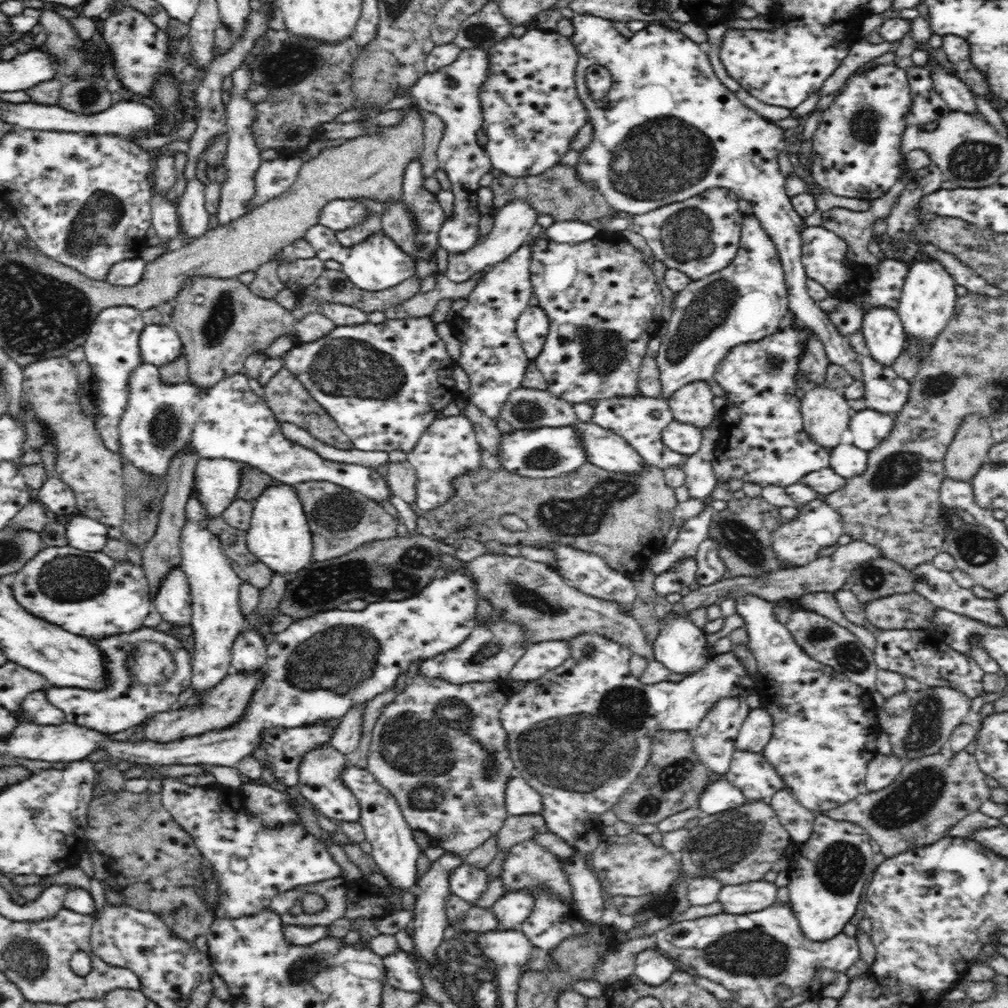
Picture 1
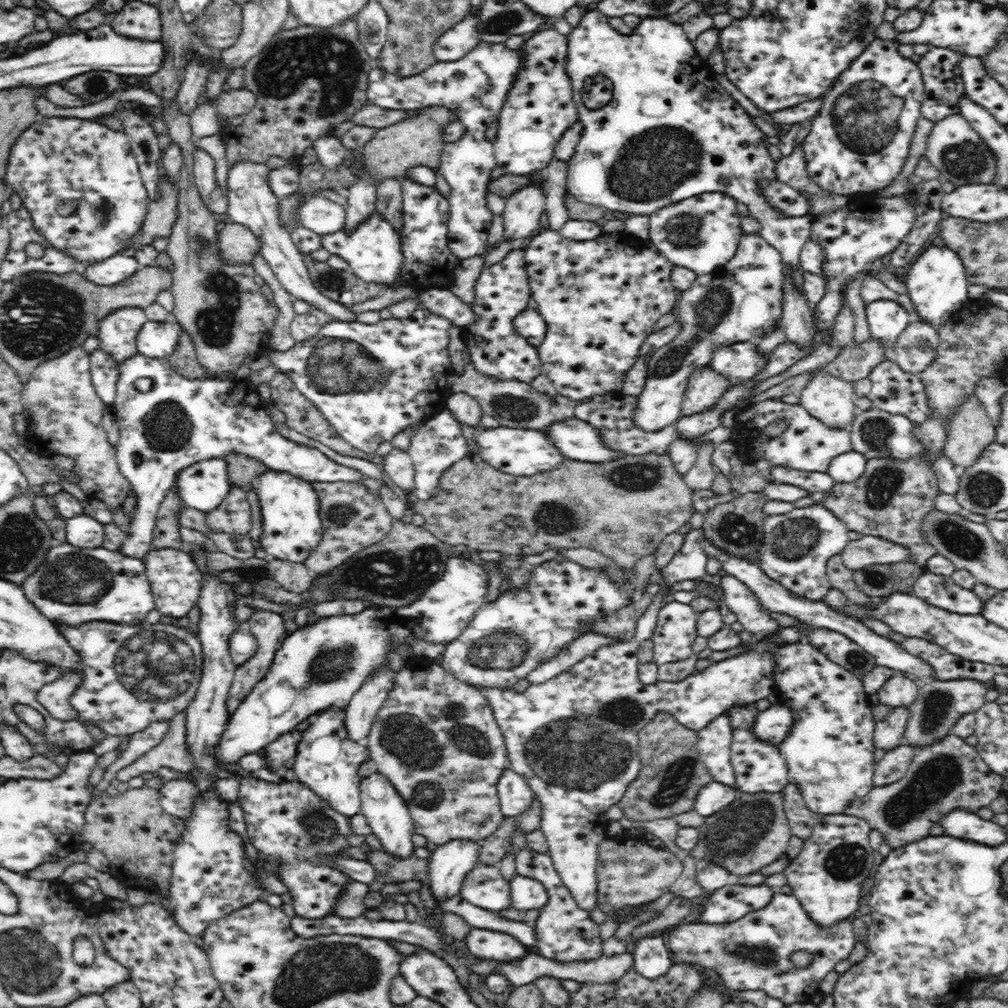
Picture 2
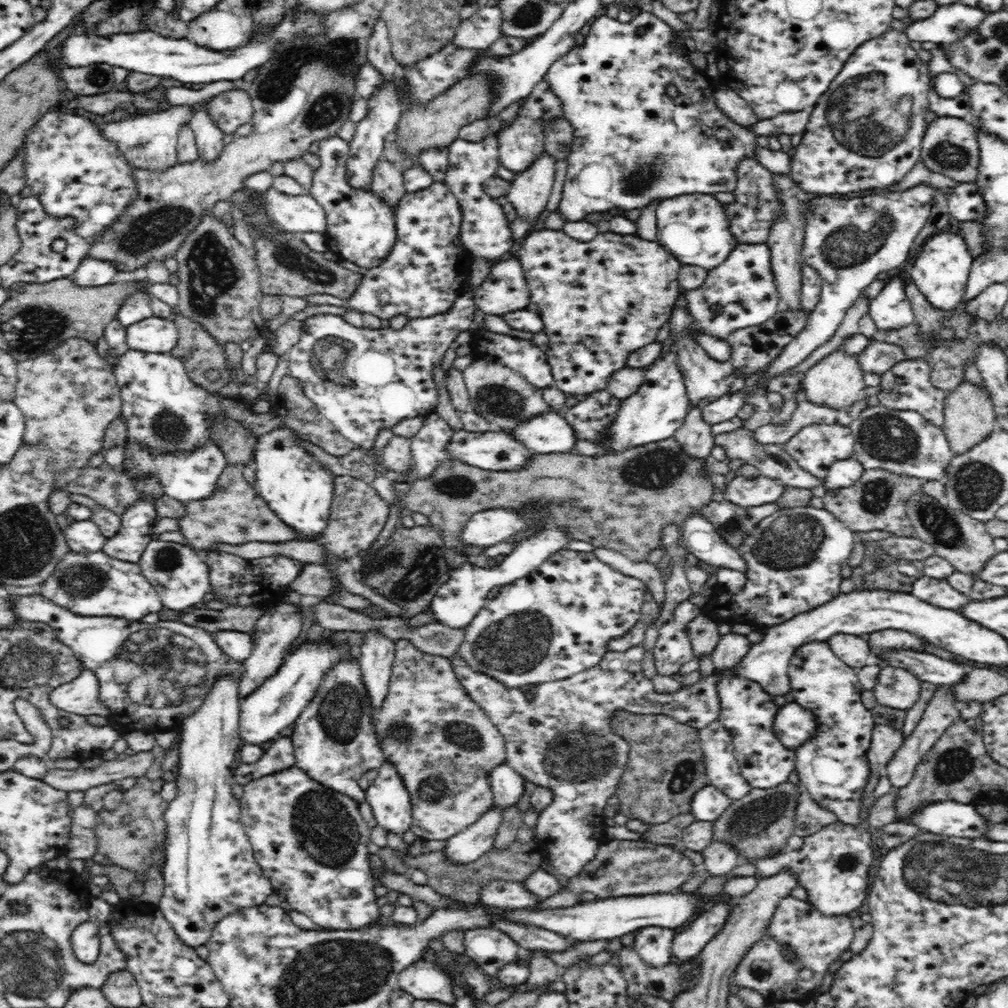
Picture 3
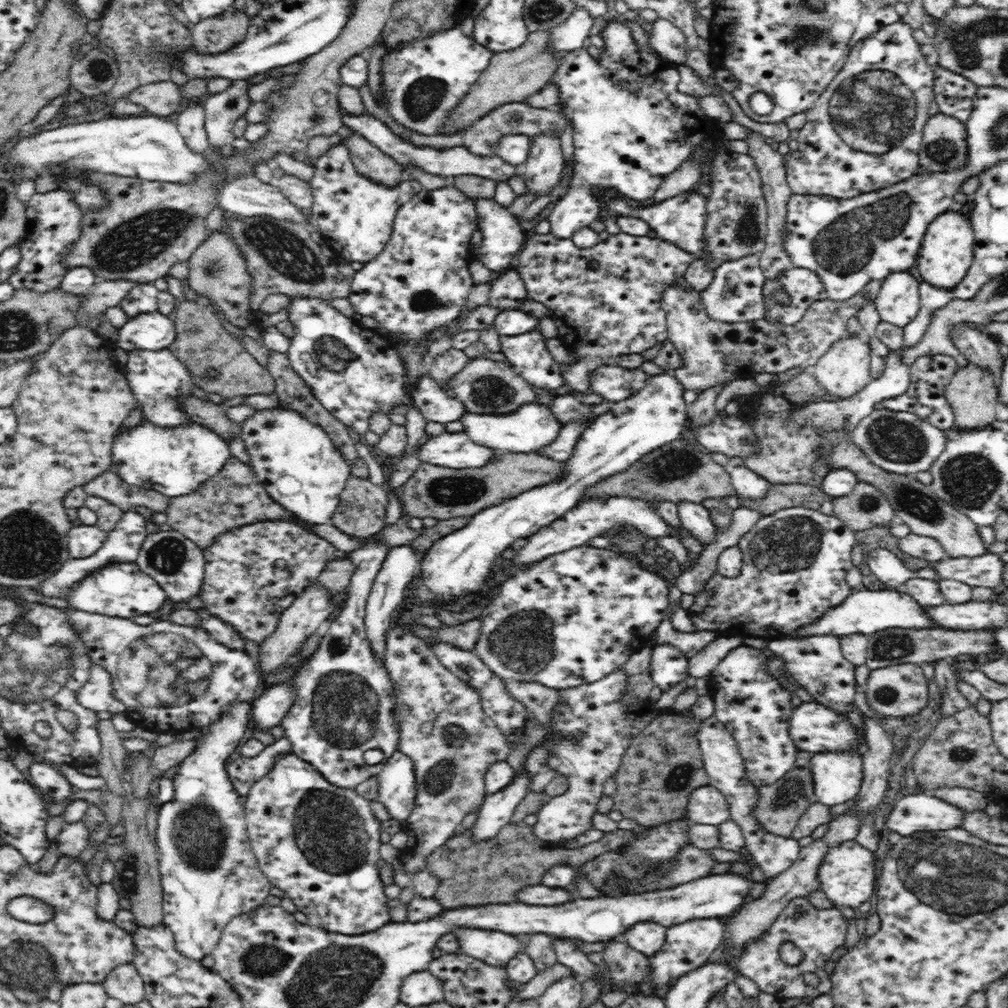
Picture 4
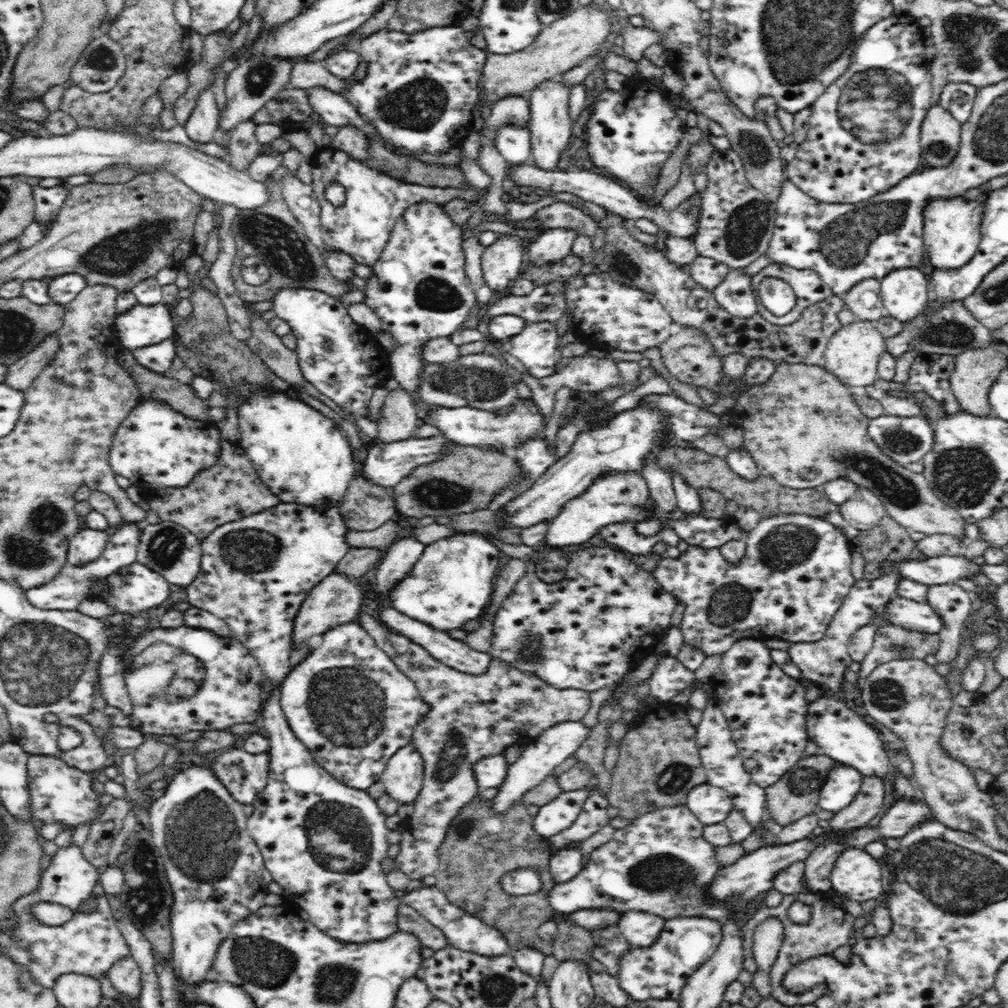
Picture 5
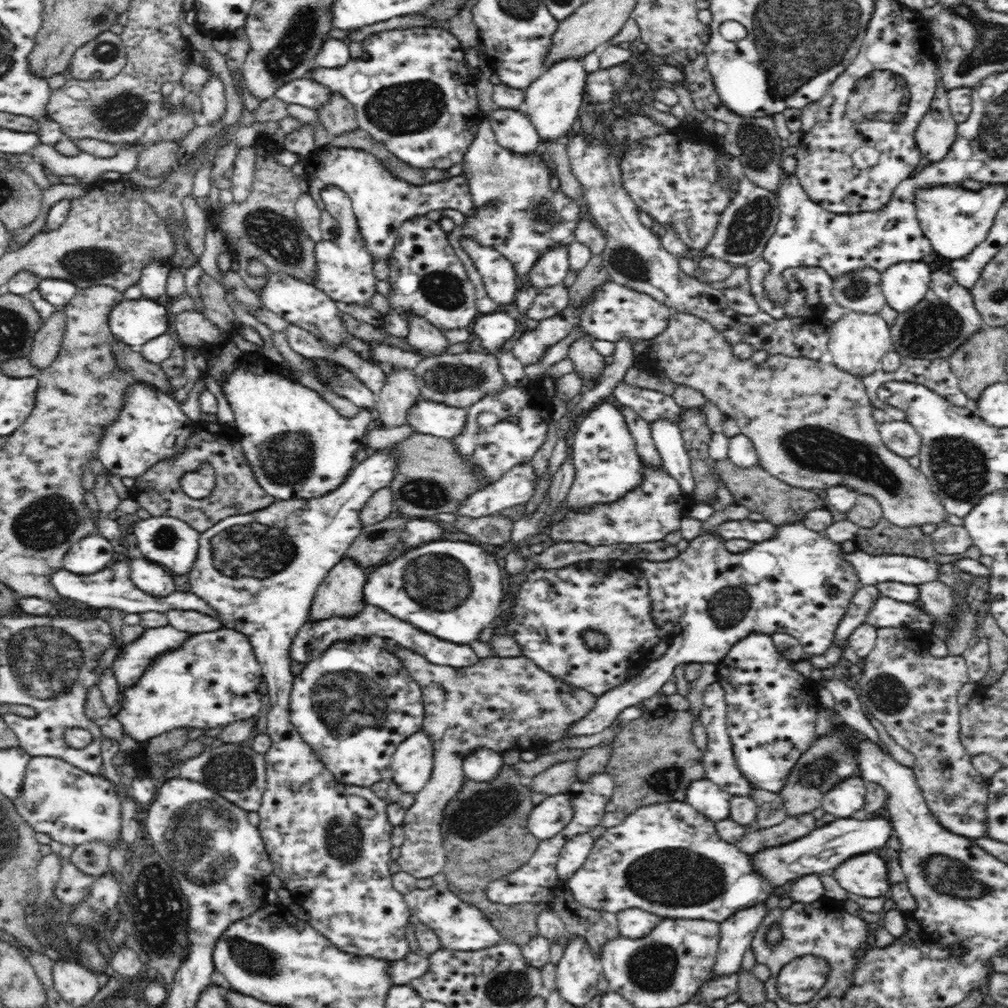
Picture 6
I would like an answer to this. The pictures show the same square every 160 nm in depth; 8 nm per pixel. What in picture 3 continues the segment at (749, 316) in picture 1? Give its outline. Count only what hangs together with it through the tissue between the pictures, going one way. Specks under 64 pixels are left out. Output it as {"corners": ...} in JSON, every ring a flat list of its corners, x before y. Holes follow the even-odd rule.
{"corners":[[766,243,738,244,728,258,708,272,702,286,684,292,690,316,711,337,726,340,734,330,753,327,770,320,778,311,781,298,770,267],[674,349,658,357,645,370,643,386,628,398,621,400,614,422,608,424,608,430,604,432,604,445,608,447,608,452,604,452,604,455,666,440,680,428,691,408,691,402,677,358,678,353]]}

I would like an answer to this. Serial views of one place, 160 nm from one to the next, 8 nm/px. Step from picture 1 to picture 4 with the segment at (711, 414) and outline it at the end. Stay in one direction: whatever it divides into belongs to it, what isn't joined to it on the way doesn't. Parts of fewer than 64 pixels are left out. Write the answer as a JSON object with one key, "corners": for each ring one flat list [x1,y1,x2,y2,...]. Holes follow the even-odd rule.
{"corners":[[676,284,668,286,662,292,661,307,664,309,667,318,667,333,669,341,676,347,680,355,681,367,671,373,681,383,685,390,695,390,697,393,702,390,710,389,717,385,726,385,738,379,754,379,760,372,781,373,789,368,798,367,810,370,816,361,830,350,830,346,846,336,846,322,857,316,858,310,868,304,868,299,862,293,855,294,848,300,838,301,817,300,808,306,804,316,791,325,776,321,766,321,766,319,754,322,718,322,712,320,701,304,700,293,698,290,684,289]]}

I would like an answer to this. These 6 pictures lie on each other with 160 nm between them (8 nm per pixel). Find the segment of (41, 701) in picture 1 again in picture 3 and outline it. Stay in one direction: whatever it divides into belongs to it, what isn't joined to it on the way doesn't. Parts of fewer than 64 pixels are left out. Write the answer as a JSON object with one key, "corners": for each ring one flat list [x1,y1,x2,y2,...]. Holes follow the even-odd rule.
{"corners":[[82,669,73,681,61,684,50,691,50,702,71,716,98,715,108,718,109,708,98,700,98,677,90,669]]}

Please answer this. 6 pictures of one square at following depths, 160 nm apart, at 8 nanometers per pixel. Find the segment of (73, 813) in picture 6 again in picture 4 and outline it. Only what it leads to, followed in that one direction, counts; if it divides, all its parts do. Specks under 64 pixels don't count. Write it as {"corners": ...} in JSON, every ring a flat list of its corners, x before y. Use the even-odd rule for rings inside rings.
{"corners":[[35,760,35,763,30,766,29,772,34,786,38,786,52,802,66,800,73,793,74,786,65,779,66,776,55,765,43,760]]}

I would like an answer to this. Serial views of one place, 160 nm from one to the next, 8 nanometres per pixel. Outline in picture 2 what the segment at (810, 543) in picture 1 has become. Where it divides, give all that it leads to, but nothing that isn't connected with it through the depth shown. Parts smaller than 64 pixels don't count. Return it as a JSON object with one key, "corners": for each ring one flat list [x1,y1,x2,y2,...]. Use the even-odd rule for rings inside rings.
{"corners":[[818,504,794,507,786,514,767,515,762,544,758,548,758,566,769,578,797,596,822,601,832,589,832,584,828,583,826,561,844,550,850,541,848,531,831,510]]}

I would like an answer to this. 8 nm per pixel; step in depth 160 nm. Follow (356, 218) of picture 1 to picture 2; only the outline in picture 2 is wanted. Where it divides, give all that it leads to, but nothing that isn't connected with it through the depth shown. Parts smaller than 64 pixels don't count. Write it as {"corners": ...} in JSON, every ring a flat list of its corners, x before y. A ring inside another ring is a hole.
{"corners":[[308,194,294,210,297,226,316,232,320,236,334,234,345,226,346,209,318,194]]}

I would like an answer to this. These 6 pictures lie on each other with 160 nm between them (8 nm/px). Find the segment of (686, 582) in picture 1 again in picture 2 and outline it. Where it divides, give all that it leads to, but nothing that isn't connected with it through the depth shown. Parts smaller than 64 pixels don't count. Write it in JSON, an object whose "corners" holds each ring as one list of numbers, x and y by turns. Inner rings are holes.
{"corners":[[658,592,654,596,651,605,646,614,640,617,637,621,637,628,635,629,635,635,630,638,630,641,622,642,618,644,610,644,610,646,602,646,598,648,596,652,592,652,590,656,586,656,581,662,578,662,575,666,572,666,570,669,565,670,551,678,542,682,542,684,531,684,524,690,524,692,515,692,514,688,512,689,501,689,501,688,481,688,480,689,490,705,492,705,493,716,495,717,496,723,500,726,502,734,504,735,505,747,507,748,507,755,510,759,511,769,523,776,528,783,528,786,533,790,535,798,540,801,542,814,540,829,542,830,549,847,548,854,551,856,553,861,553,866,556,872,560,875,561,881,564,883,564,886,570,890,576,904,587,910,589,913,591,910,594,910,597,906,597,880,596,880,596,870,597,870,597,861,598,861,598,846,601,842,604,842,606,838,606,829,608,828,608,820,605,817,606,811,612,804,617,804,620,802,621,798,624,796,628,785,638,776,641,764,640,759,638,758,638,735,644,729,644,726,647,726,658,714,665,713,671,715,676,721,692,731,700,731,706,728,712,720,718,718,722,714,725,714,730,708,730,706,740,706,740,704,753,704,766,698,769,694,774,692,774,681,773,681,773,670,776,668,776,663,774,663,774,657,772,657,772,650,784,646,784,644,796,644,803,643,804,638,807,637,808,632,812,630,812,626,806,625,801,622,798,627,795,628,781,628,778,633,775,633,772,636,768,636,766,641,761,641,760,643,750,644,749,648,739,656,734,656,731,658,726,658,722,662,712,663,708,668,703,671,697,671,690,676,685,676,680,682,666,682,666,681,656,681,654,684,642,684,638,678,638,668,639,668,639,659,637,656,638,648,644,640,651,640,651,636,655,630,657,619,660,613,660,610,665,606,663,602,665,594]]}

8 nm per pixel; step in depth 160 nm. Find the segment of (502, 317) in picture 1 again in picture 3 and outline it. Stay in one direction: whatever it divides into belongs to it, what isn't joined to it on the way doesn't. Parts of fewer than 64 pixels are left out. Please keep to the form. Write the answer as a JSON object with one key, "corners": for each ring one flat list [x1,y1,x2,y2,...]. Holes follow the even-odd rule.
{"corners":[[515,253,491,263,487,278,471,290,484,314,510,314,524,310,531,301,524,269],[488,329,475,330,471,338,472,355,474,359,482,359,486,362,495,362,512,370,515,370,529,384,540,390,555,386,551,368,548,364,546,353,540,347,528,339,518,338,511,335,499,334]]}

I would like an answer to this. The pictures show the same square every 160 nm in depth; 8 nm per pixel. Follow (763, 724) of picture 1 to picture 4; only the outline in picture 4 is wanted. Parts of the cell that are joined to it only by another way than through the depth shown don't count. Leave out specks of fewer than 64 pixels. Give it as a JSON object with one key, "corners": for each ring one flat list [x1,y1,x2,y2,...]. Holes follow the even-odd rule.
{"corners":[[816,702,801,703,794,709,790,716,790,738,793,738,795,747,808,752,824,751,858,751,860,755,867,749,865,742,859,742,858,731,848,723,842,720,834,710,818,704]]}

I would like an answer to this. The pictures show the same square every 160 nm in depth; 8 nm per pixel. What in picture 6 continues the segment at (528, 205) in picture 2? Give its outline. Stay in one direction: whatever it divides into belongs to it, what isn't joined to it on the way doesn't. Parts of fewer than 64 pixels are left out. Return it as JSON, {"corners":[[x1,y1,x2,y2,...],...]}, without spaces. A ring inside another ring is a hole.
{"corners":[[566,58,547,67,539,79,527,86,521,111,532,122,542,142,564,141,577,127,587,76,582,58]]}

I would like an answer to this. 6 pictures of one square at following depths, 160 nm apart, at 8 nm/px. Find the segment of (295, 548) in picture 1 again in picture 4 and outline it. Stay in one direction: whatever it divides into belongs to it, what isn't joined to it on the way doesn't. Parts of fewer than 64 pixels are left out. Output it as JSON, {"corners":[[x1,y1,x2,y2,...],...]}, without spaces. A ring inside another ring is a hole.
{"corners":[[278,405,273,409,256,410,241,423,240,437,245,442,250,455,250,466,256,478,264,485,274,502,280,503,297,520,303,520,307,524,322,525,330,522,339,505,346,481,352,474,351,466,321,426,310,422,296,410]]}

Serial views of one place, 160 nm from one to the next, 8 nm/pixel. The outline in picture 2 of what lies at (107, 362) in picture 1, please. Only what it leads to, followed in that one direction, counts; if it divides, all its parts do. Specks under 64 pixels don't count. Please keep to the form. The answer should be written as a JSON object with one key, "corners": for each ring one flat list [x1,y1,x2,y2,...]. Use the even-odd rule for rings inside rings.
{"corners":[[124,307,112,311,99,322,95,336,100,344,98,349,108,352,117,362,122,364,126,358,136,356,136,336,149,321,144,309,140,307]]}

